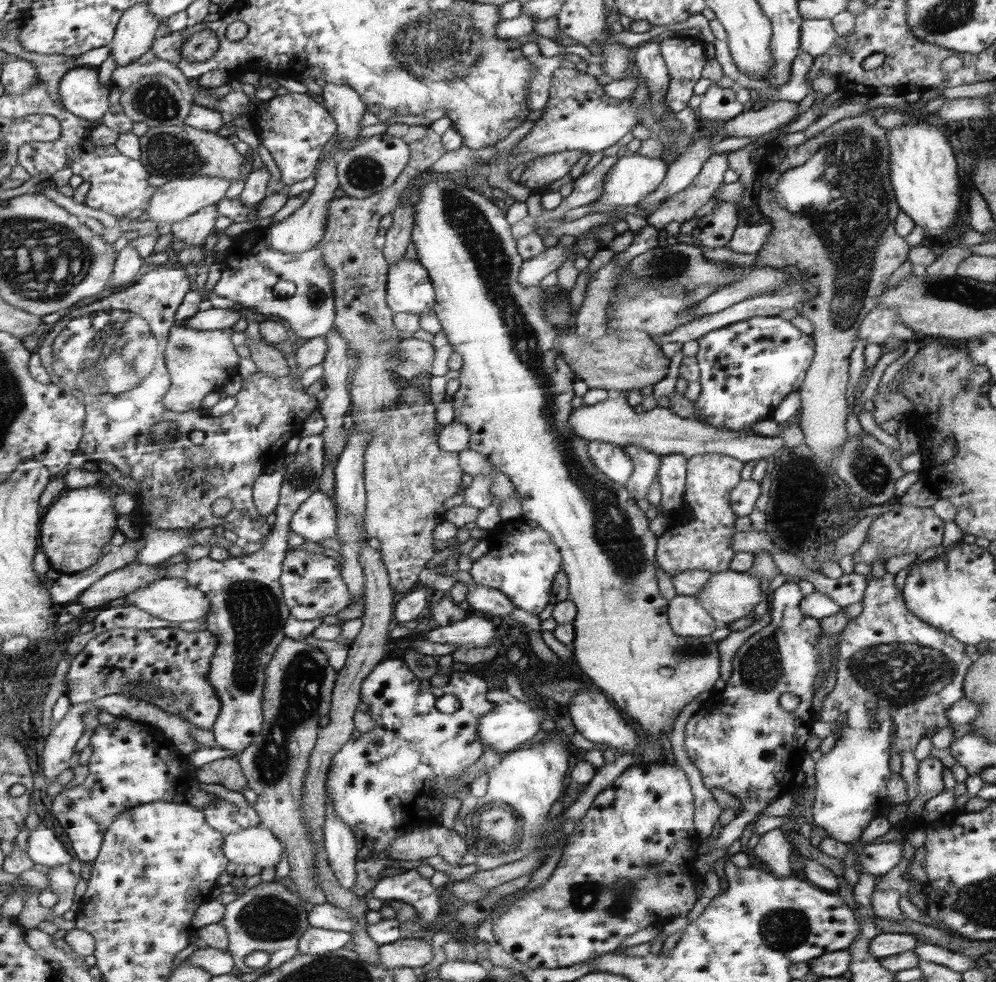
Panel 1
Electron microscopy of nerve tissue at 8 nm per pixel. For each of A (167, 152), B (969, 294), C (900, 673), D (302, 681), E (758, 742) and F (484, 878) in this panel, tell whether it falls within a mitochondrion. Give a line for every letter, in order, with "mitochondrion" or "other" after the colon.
A: mitochondrion
B: mitochondrion
C: mitochondrion
D: mitochondrion
E: other
F: mitochondrion

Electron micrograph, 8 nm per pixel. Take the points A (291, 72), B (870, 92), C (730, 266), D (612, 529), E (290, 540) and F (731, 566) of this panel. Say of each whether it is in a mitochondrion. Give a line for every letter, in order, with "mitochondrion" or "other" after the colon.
A: other
B: other
C: other
D: mitochondrion
E: other
F: other

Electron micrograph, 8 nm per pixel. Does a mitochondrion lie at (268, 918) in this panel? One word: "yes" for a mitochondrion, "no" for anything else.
yes

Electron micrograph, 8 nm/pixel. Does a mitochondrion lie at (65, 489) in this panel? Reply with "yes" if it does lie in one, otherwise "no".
no

